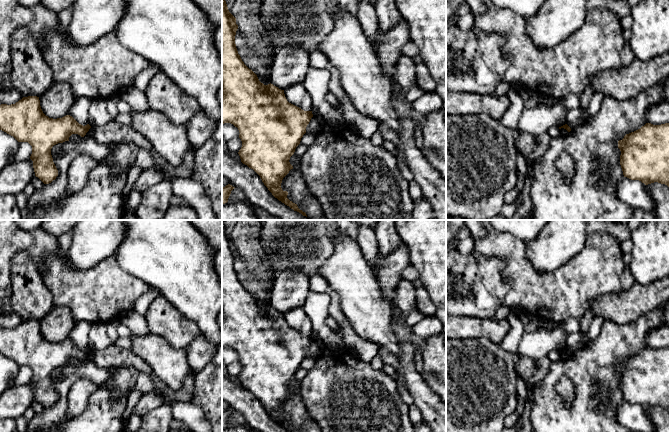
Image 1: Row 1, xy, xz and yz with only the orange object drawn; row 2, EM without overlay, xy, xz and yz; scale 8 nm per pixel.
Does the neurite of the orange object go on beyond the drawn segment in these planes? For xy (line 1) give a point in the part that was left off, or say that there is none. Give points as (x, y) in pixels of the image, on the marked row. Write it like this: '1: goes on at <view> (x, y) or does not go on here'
1: does not go on here

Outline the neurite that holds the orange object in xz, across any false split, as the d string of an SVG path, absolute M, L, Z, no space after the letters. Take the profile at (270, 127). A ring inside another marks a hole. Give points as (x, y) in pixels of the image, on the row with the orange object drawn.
M222 0L222 125L231 123L238 128L242 141L238 152L241 162L260 176L275 198L307 217L297 204L287 198L288 192L282 190L281 183L293 169L289 160L306 133L306 127L313 117L312 111L304 111L289 103L284 90L259 81L238 54L235 44L237 29L236 18L229 12L226 1Z

